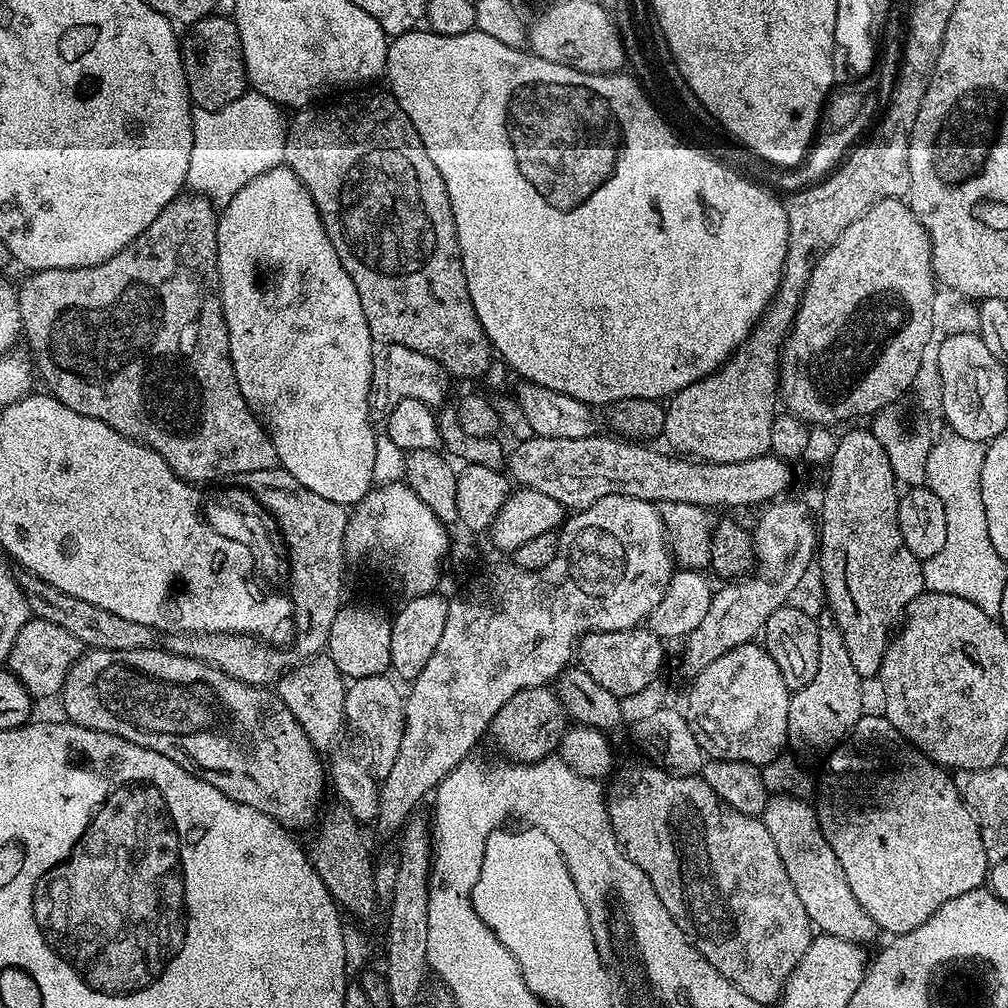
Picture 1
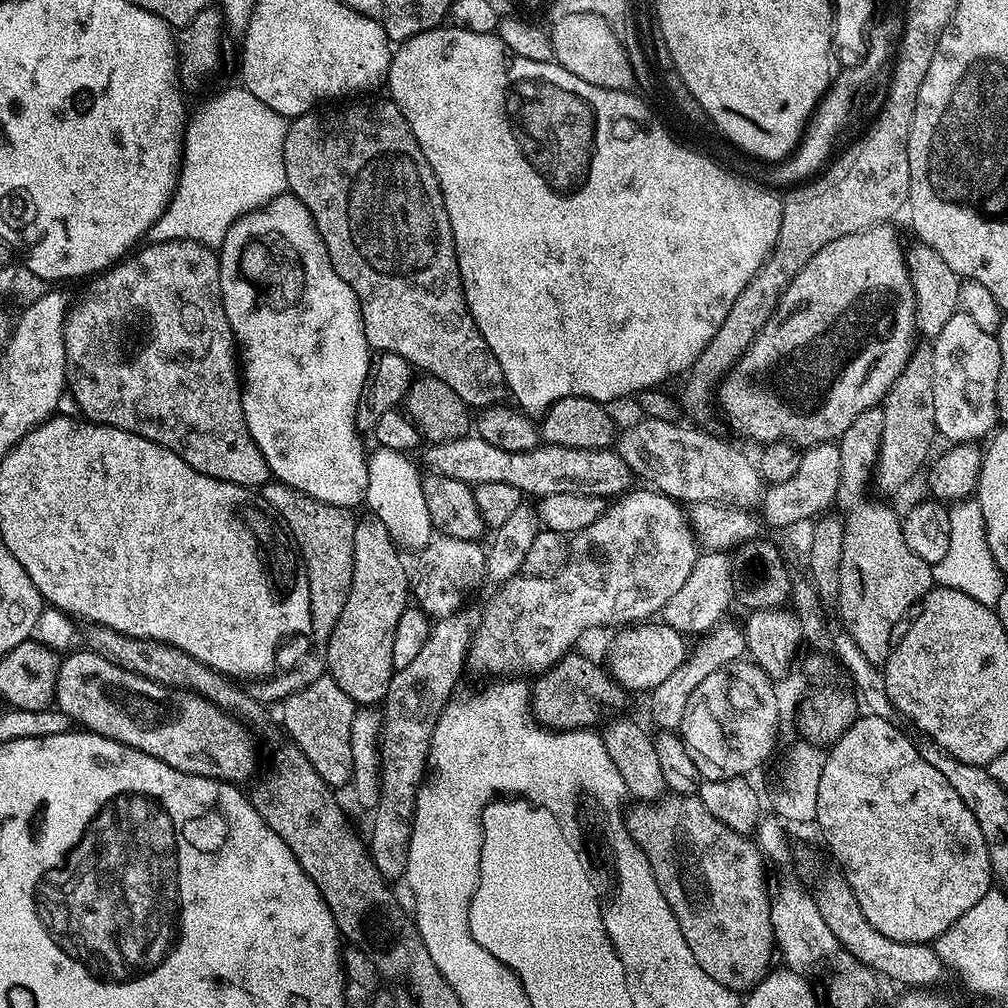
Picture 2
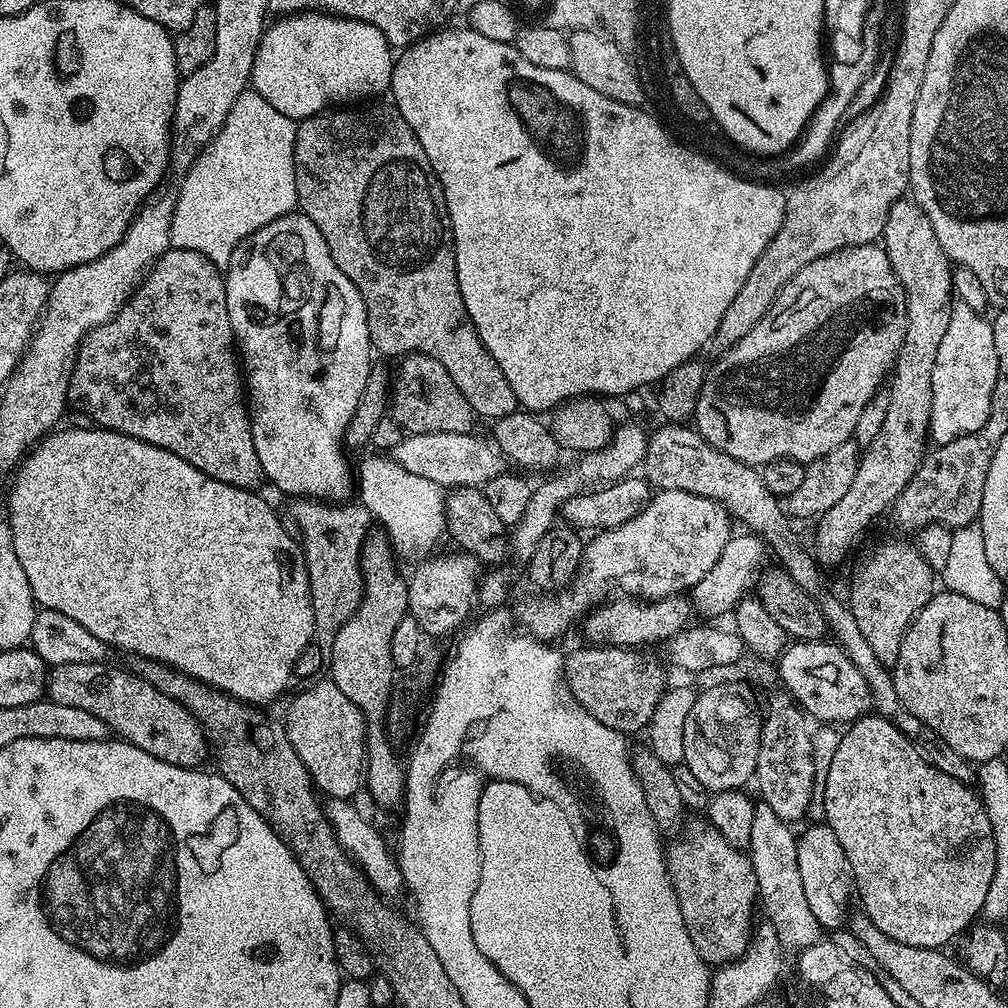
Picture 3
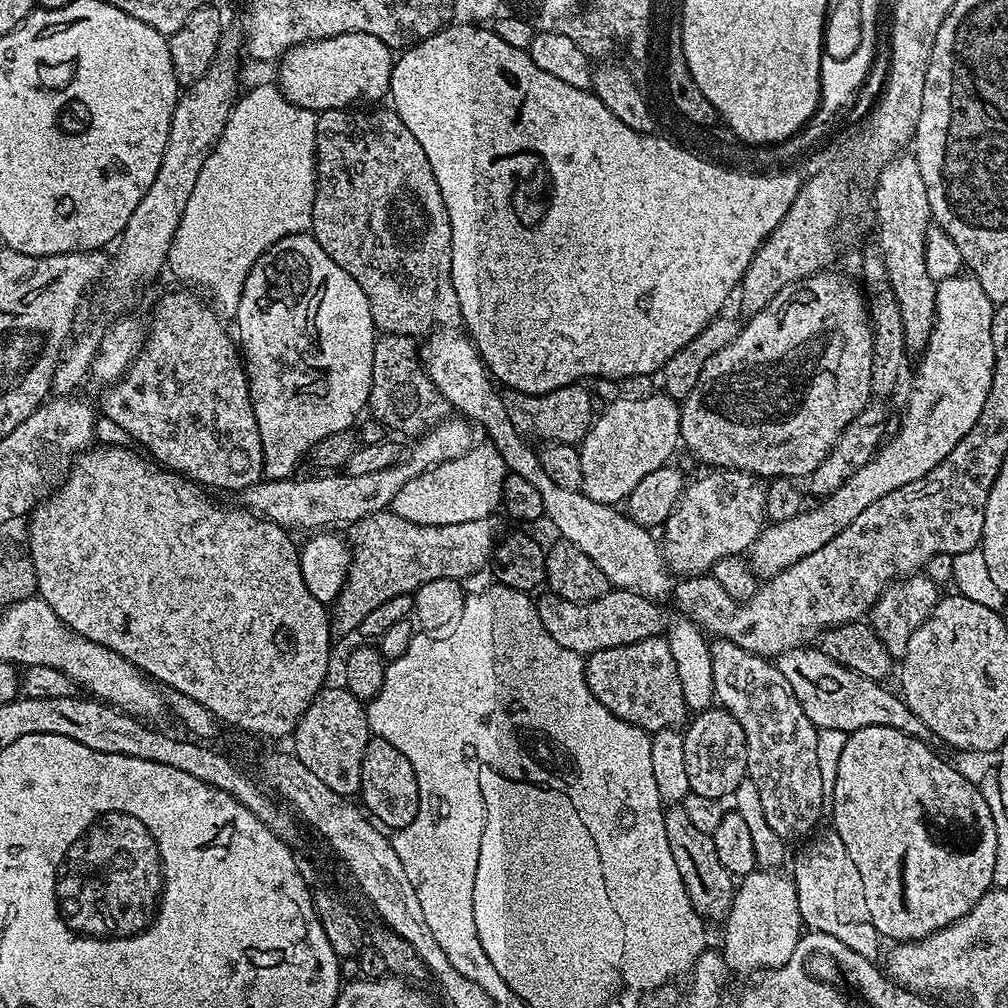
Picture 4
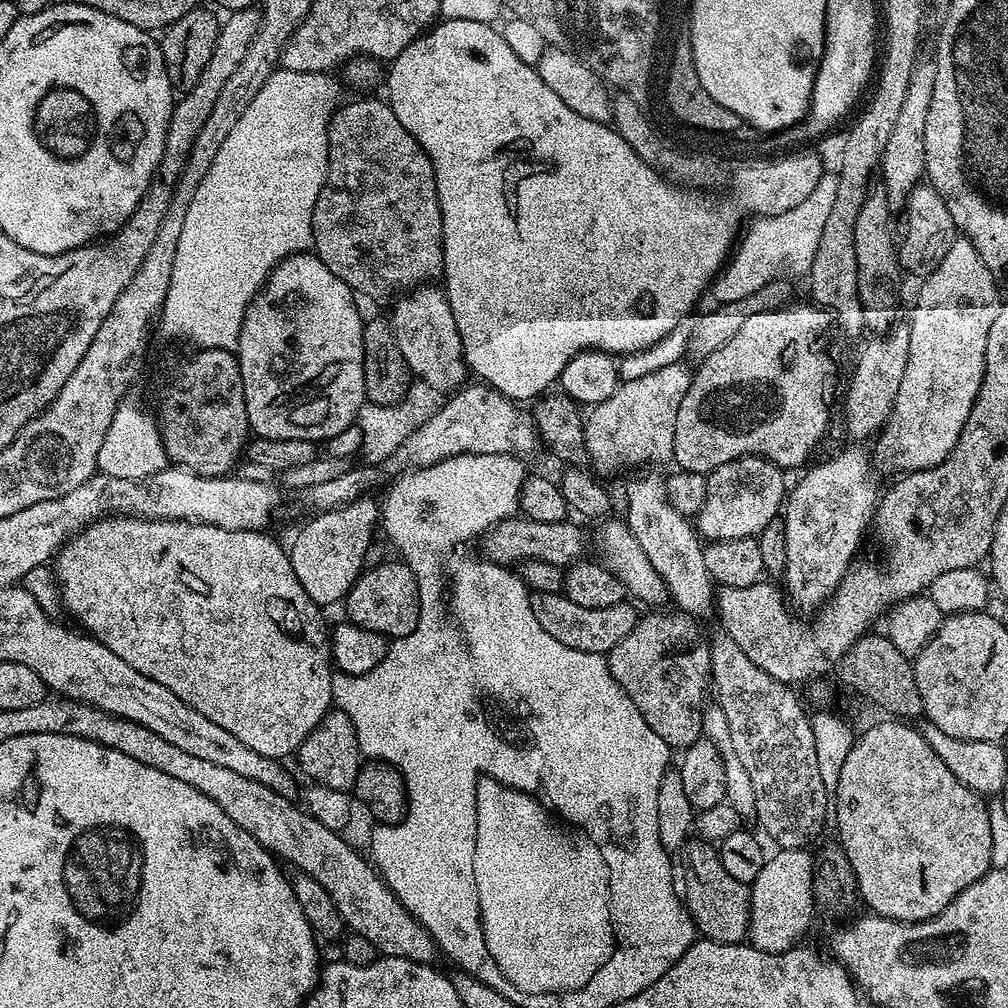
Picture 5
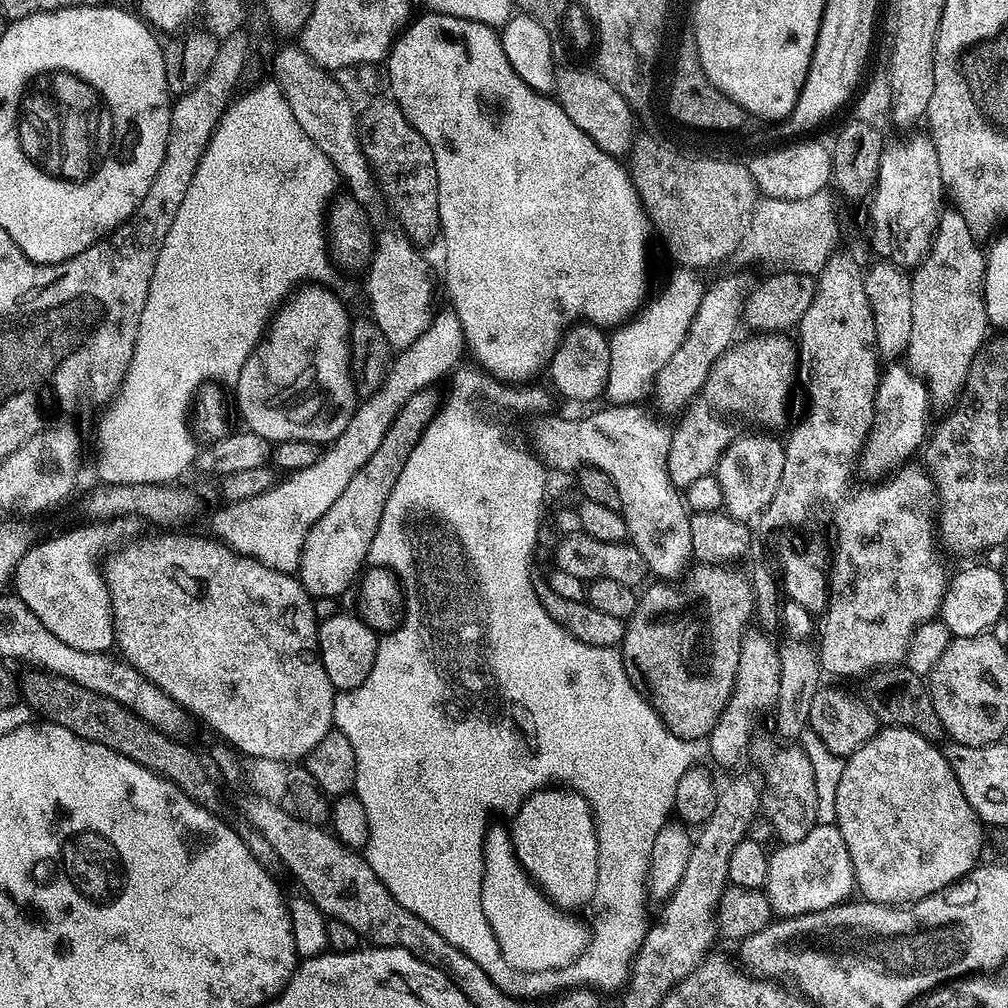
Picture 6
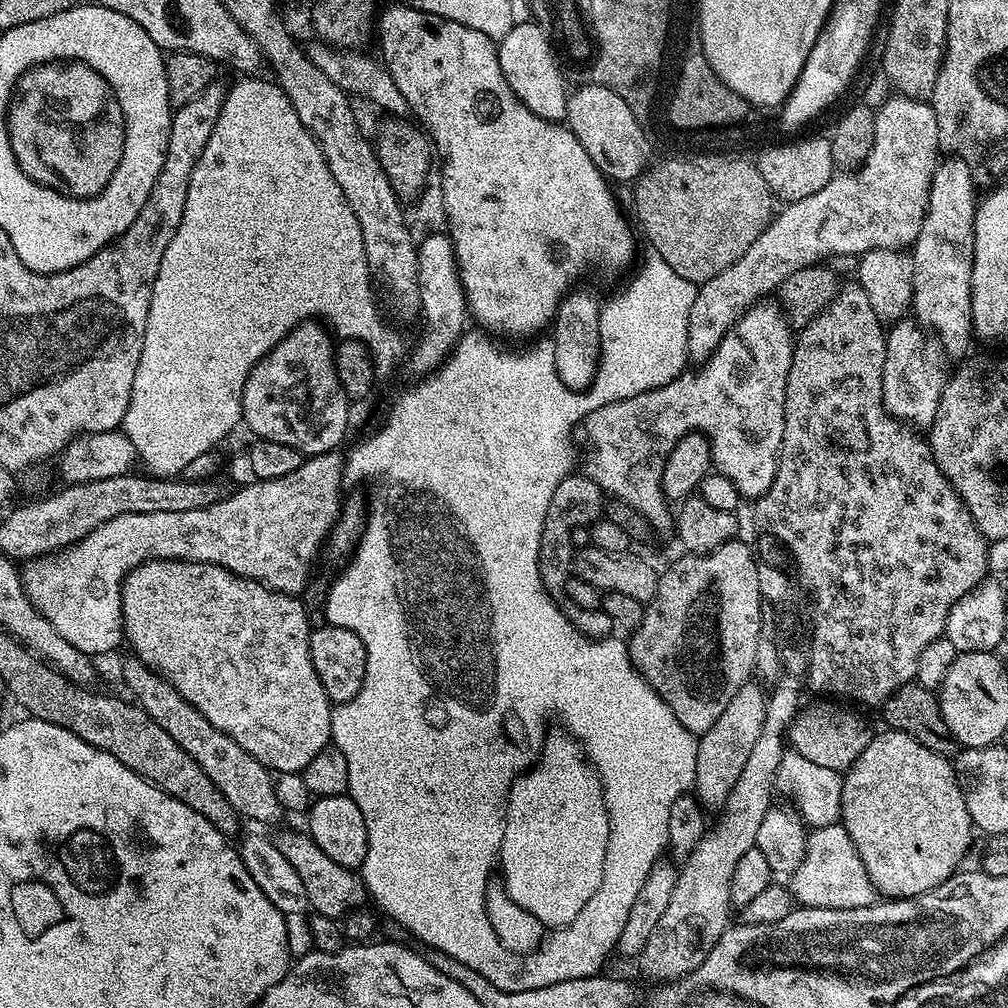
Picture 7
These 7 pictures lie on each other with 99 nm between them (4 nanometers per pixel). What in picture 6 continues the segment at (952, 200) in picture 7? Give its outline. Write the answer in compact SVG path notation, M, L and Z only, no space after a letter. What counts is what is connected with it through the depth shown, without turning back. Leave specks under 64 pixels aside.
M945 210L940 213L940 222L936 227L936 237L932 240L932 248L924 261L911 273L914 322L910 326L906 364L928 388L928 398L933 405L952 406L959 400L964 383L968 381L970 366L974 362L976 353L984 347L986 337L990 332L984 305L986 256L982 248L980 252L979 247L981 248L981 245L975 234L970 230L970 226L966 226L966 218L962 218L962 214L958 211Z

